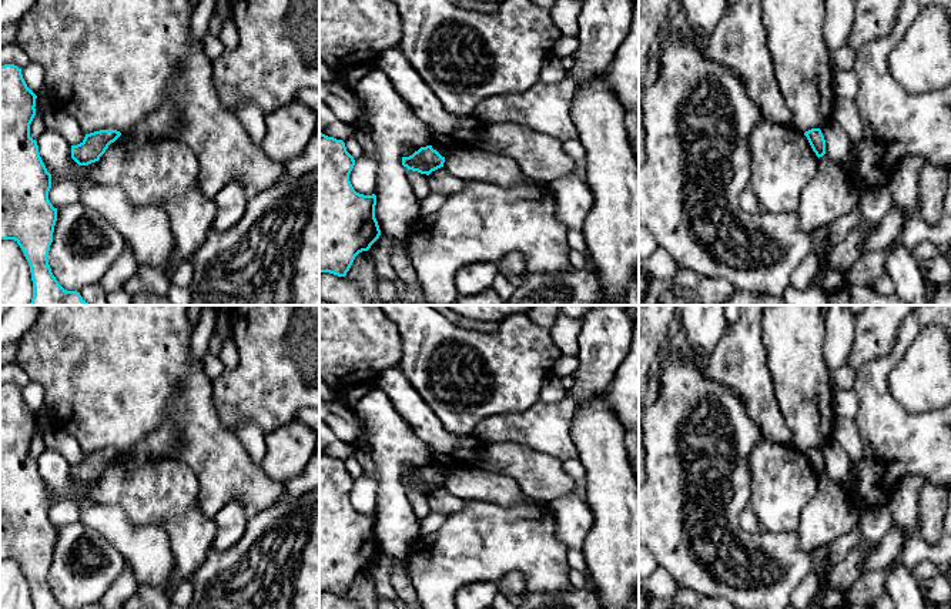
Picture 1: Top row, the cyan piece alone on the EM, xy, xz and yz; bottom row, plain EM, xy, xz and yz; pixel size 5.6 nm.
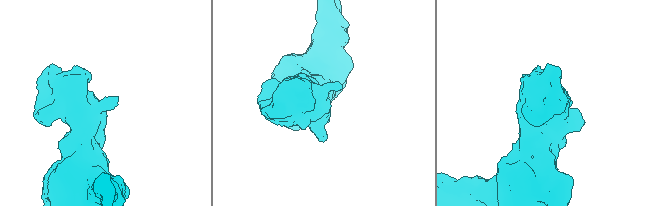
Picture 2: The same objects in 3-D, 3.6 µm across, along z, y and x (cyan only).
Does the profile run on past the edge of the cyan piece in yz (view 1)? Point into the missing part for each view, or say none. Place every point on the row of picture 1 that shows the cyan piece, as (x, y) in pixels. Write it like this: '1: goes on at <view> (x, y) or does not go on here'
1: does not go on here

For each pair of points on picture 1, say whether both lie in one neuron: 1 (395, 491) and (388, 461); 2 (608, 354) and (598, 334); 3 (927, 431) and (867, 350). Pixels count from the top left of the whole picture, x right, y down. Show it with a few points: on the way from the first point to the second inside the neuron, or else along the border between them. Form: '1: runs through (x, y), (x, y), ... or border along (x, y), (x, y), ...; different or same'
1: runs through (389, 484), (389, 468); same
2: runs through (603, 350), (602, 338); same
3: border along (897, 335), (888, 352), (867, 361), (857, 371); different

